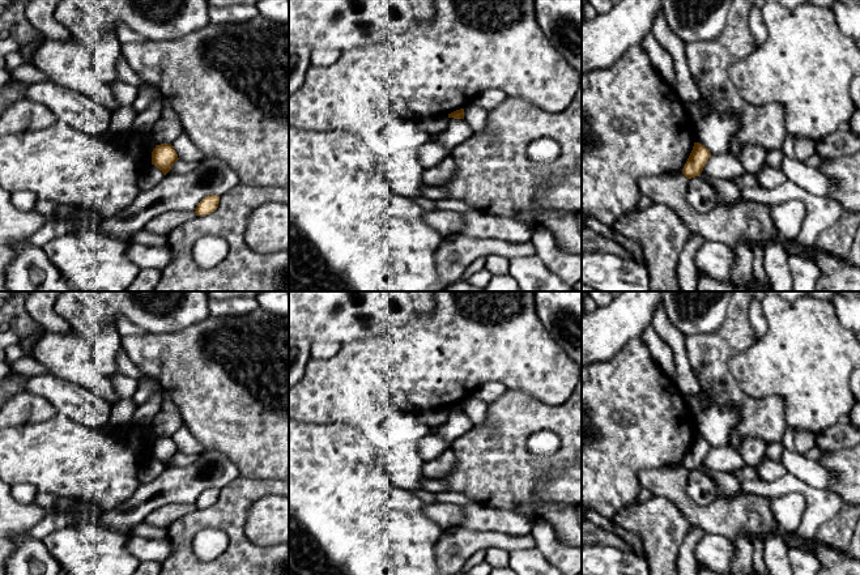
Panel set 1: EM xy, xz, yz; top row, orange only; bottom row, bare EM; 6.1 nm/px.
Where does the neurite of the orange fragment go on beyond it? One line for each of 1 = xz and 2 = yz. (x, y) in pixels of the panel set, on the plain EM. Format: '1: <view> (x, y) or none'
1: none
2: none

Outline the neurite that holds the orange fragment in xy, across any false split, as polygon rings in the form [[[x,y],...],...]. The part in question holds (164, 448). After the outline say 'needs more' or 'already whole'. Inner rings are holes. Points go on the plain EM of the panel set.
[[[171,436],[156,438],[152,444],[152,457],[158,460],[166,468],[171,459],[178,453],[178,447]]]; already whole

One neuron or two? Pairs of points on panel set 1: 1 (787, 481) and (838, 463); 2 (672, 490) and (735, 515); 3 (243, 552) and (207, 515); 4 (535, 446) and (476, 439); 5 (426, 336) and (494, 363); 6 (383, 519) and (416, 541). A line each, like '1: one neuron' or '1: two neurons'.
1: two neurons
2: one neuron
3: one neuron
4: two neurons
5: one neuron
6: one neuron

